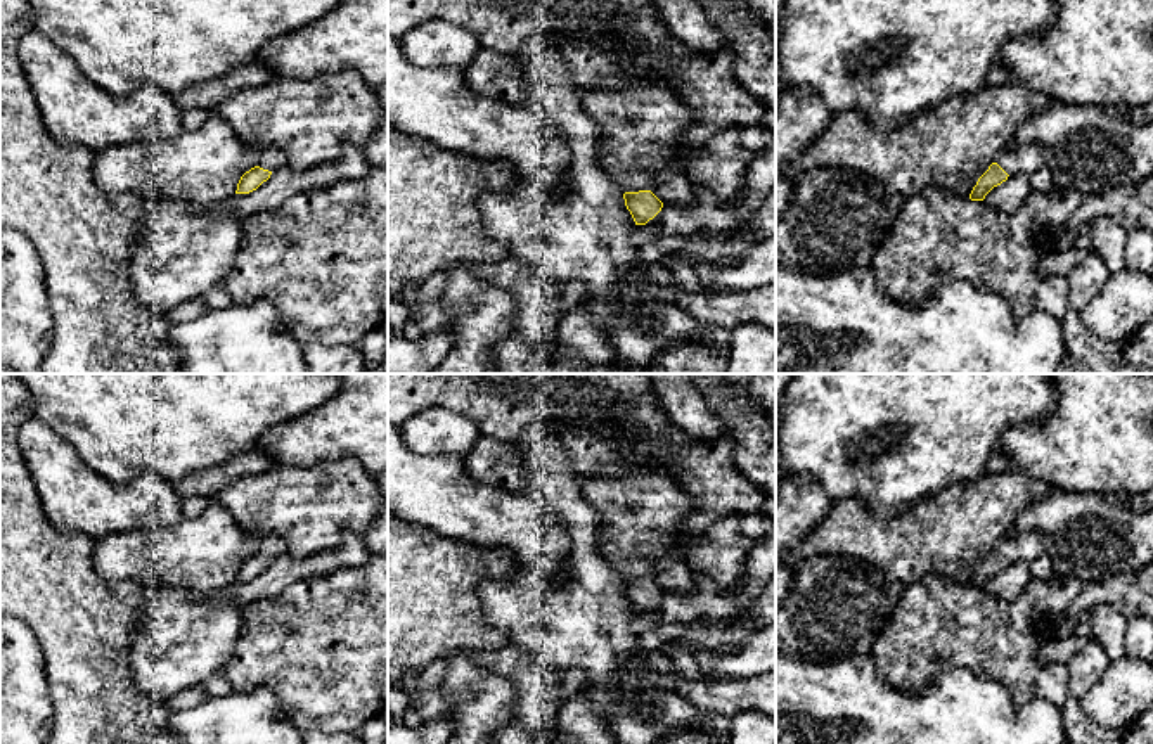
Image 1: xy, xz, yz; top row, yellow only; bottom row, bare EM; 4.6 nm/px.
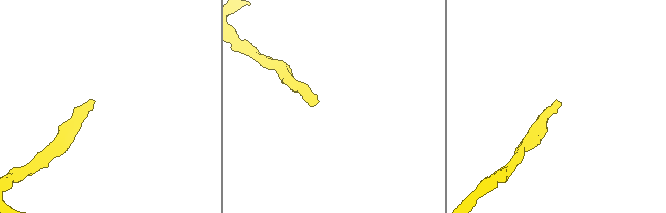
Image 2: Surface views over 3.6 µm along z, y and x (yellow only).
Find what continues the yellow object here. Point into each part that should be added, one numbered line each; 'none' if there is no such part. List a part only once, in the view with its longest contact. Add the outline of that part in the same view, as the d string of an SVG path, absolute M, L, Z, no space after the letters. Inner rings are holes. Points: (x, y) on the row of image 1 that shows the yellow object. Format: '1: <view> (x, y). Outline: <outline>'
1: yz (1029, 158). Outline: M1027 144L1020 149L1004 149L995 163L1009 175L1032 175L1044 166L1044 147L1040 144Z

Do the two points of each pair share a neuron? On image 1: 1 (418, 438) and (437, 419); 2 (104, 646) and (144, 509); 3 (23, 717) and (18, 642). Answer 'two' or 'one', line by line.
1: one
2: two
3: one

